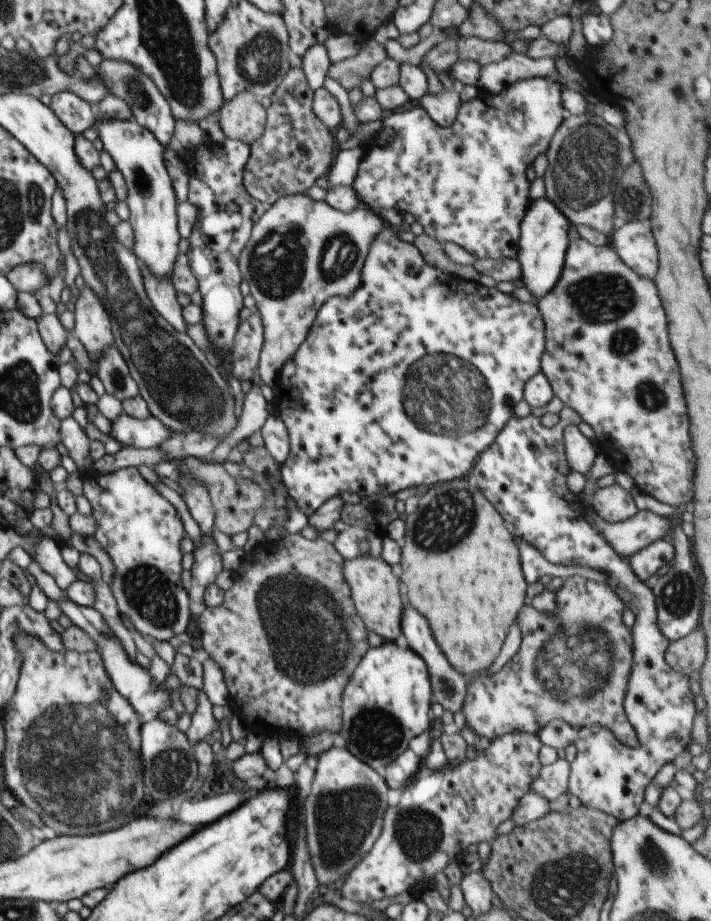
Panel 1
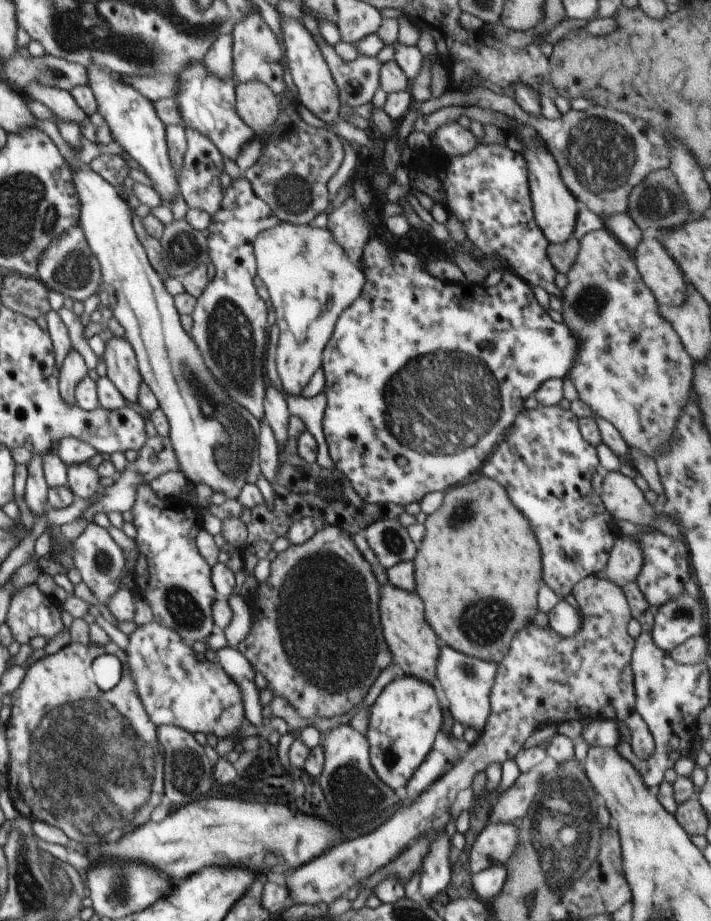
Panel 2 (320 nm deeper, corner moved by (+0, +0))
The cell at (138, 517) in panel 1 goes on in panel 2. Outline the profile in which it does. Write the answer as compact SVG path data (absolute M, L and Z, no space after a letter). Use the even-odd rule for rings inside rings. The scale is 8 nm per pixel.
M149 484L138 485L136 492L131 508L139 547L135 586L152 607L156 621L174 629L189 645L196 640L206 641L214 626L212 607L217 596L211 581L211 567L196 546L196 537L202 528L201 515L181 497L158 498Z

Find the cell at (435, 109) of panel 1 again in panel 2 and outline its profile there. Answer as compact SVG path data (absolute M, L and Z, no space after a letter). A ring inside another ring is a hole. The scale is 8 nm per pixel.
M458 122L440 127L434 132L431 142L448 156L464 156L474 151L479 143L472 132Z

